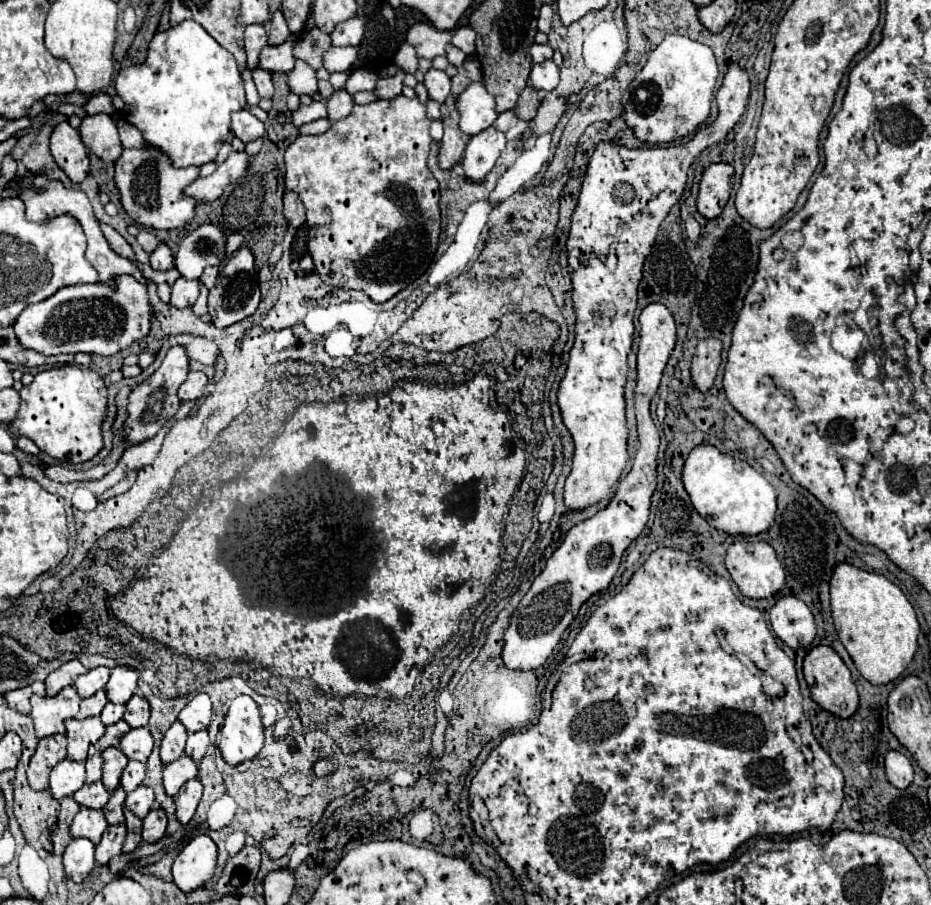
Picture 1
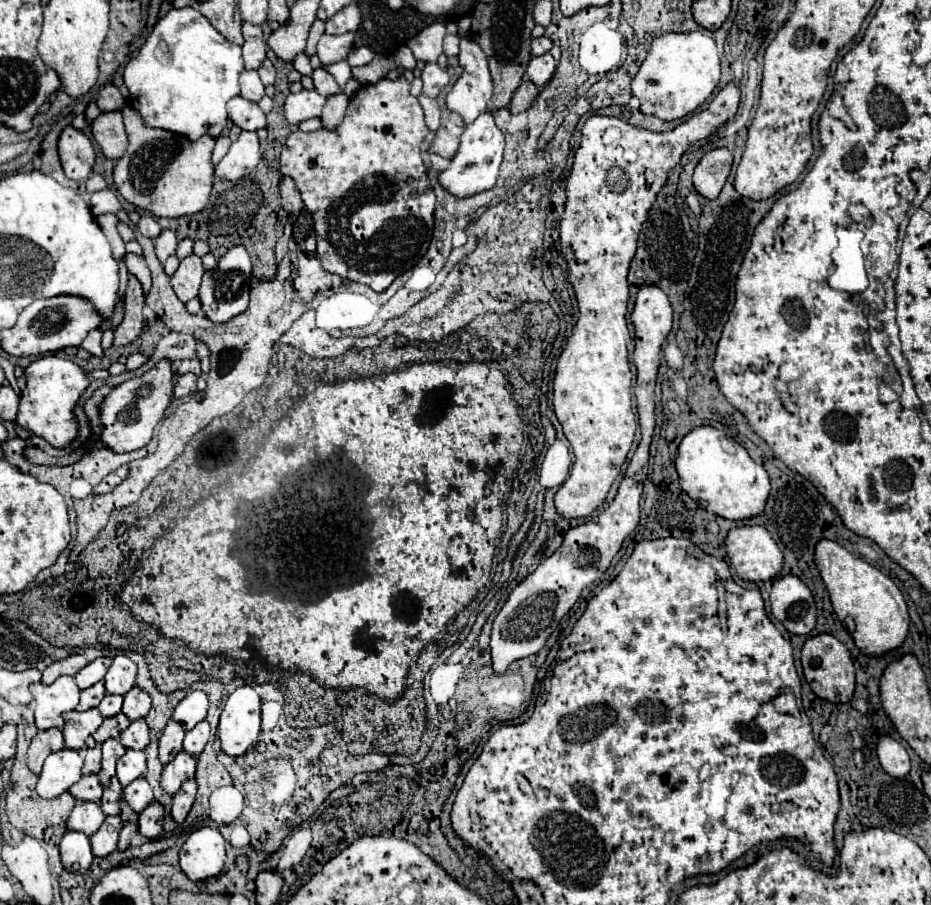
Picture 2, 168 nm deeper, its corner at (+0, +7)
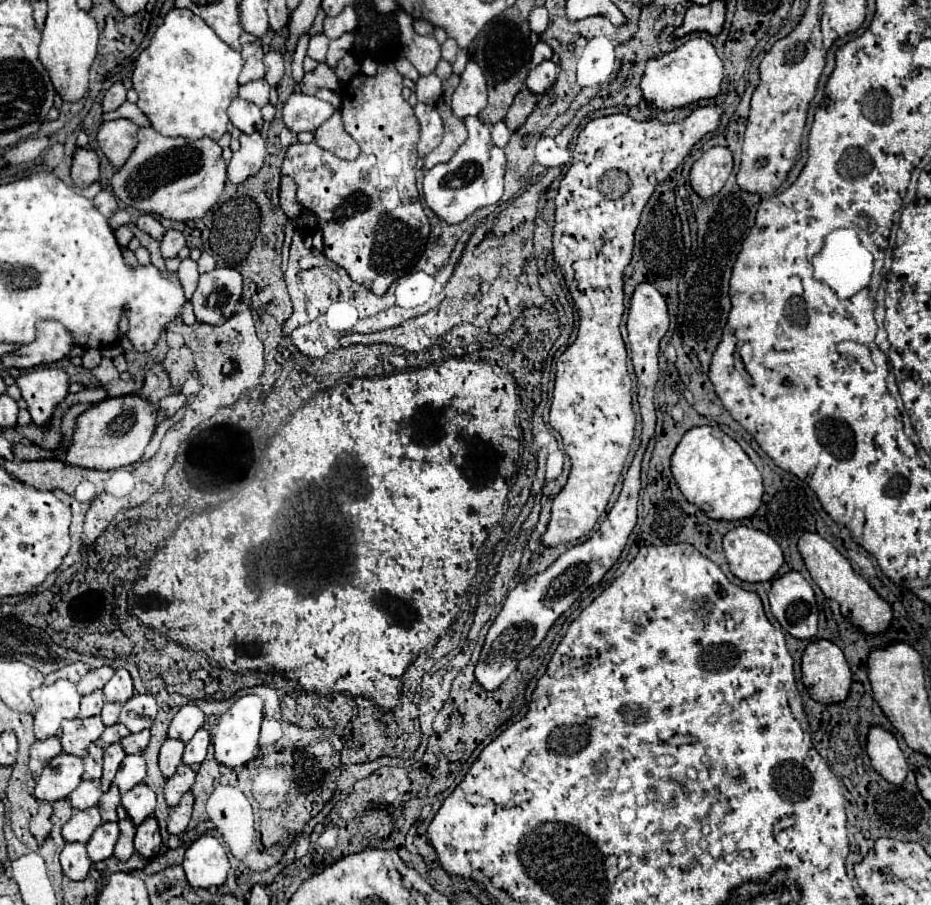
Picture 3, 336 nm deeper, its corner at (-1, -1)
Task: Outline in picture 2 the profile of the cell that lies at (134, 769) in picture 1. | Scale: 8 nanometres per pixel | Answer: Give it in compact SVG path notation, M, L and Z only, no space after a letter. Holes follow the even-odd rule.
M126 749L126 753L118 759L116 771L118 771L118 779L120 779L122 787L126 787L134 779L142 777L146 773L146 757L144 757L144 751Z

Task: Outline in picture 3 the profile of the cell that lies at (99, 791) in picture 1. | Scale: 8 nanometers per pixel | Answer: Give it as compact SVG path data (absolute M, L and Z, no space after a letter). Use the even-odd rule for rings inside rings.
M81 781L79 787L69 795L69 801L75 809L83 811L89 807L95 807L101 799L101 783L99 781Z

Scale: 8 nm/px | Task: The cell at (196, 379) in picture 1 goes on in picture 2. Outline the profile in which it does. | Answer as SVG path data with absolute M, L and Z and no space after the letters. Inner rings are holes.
M194 373L180 375L176 385L174 385L174 397L180 399L180 397L186 397L186 395L194 393L196 391L196 383L198 383L198 375L194 375Z

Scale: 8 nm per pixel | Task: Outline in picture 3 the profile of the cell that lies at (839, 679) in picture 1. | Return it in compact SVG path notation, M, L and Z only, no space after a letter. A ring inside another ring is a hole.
M809 643L803 653L801 671L811 699L819 703L839 703L847 699L851 687L851 671L843 651L835 643Z

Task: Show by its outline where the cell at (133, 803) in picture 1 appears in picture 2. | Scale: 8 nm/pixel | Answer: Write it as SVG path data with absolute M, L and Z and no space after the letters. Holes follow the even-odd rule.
M140 777L140 779L132 781L128 787L124 787L122 799L124 799L136 813L140 813L148 803L154 801L154 797L152 797L152 787L150 787L150 783L148 783L144 777Z

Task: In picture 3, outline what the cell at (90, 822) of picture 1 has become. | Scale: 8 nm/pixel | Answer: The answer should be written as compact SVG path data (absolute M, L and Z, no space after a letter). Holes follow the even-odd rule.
M89 807L85 811L75 811L73 817L63 825L63 839L65 841L79 841L87 843L91 833L101 825L99 807Z

